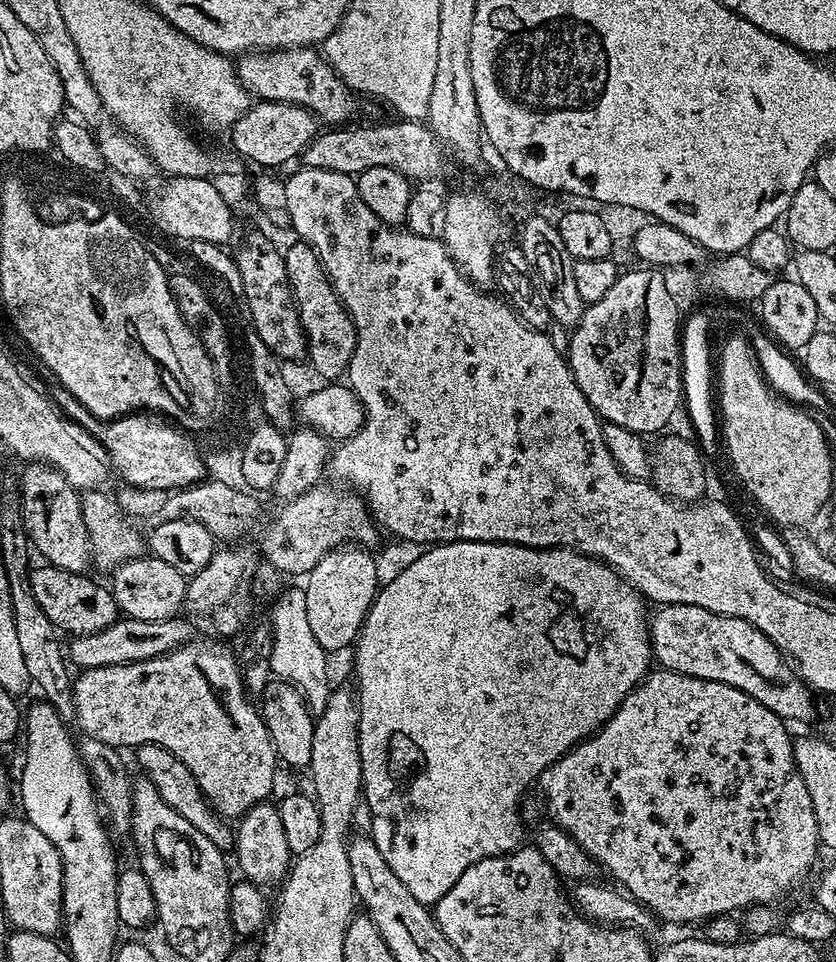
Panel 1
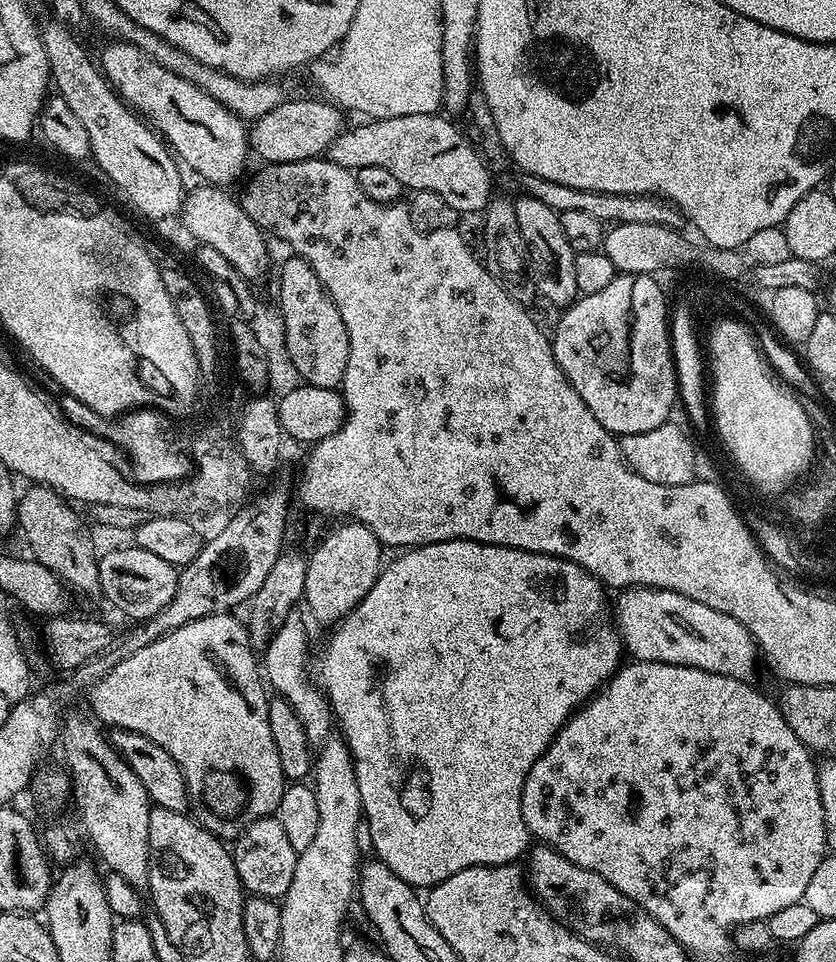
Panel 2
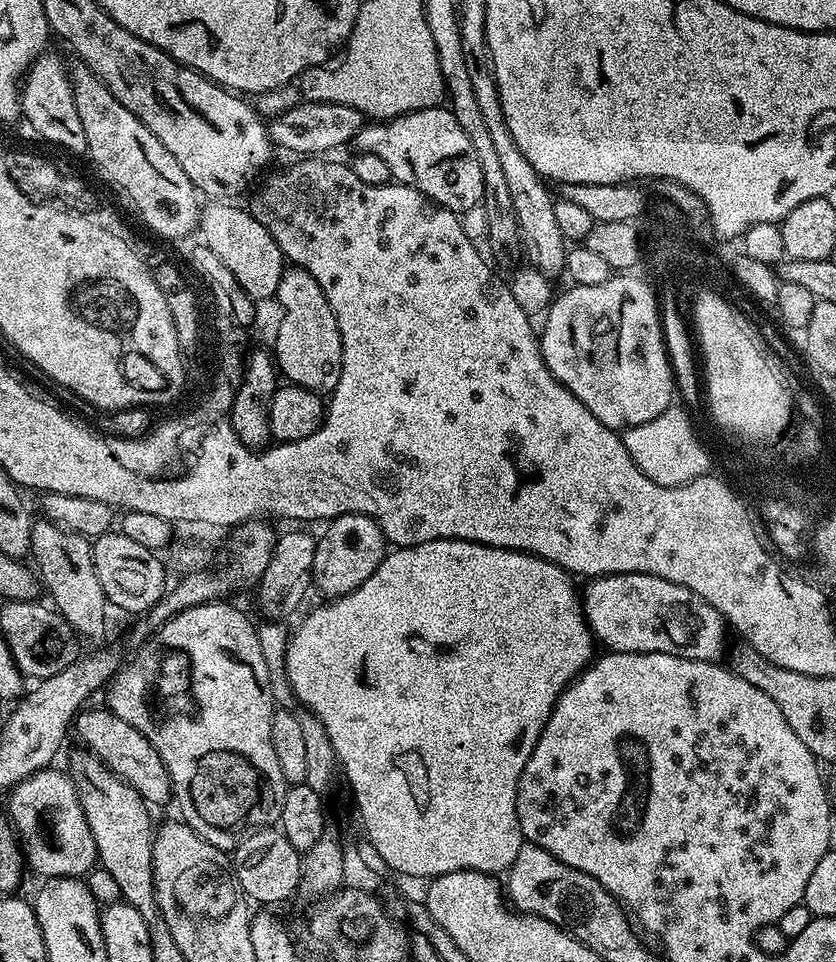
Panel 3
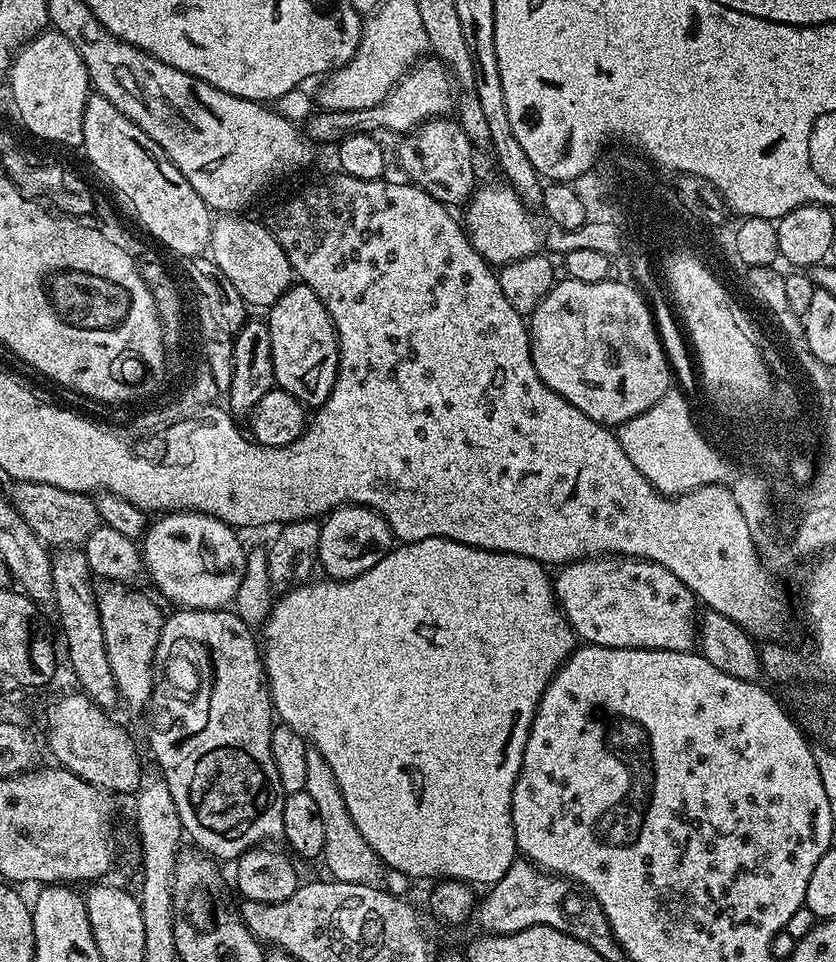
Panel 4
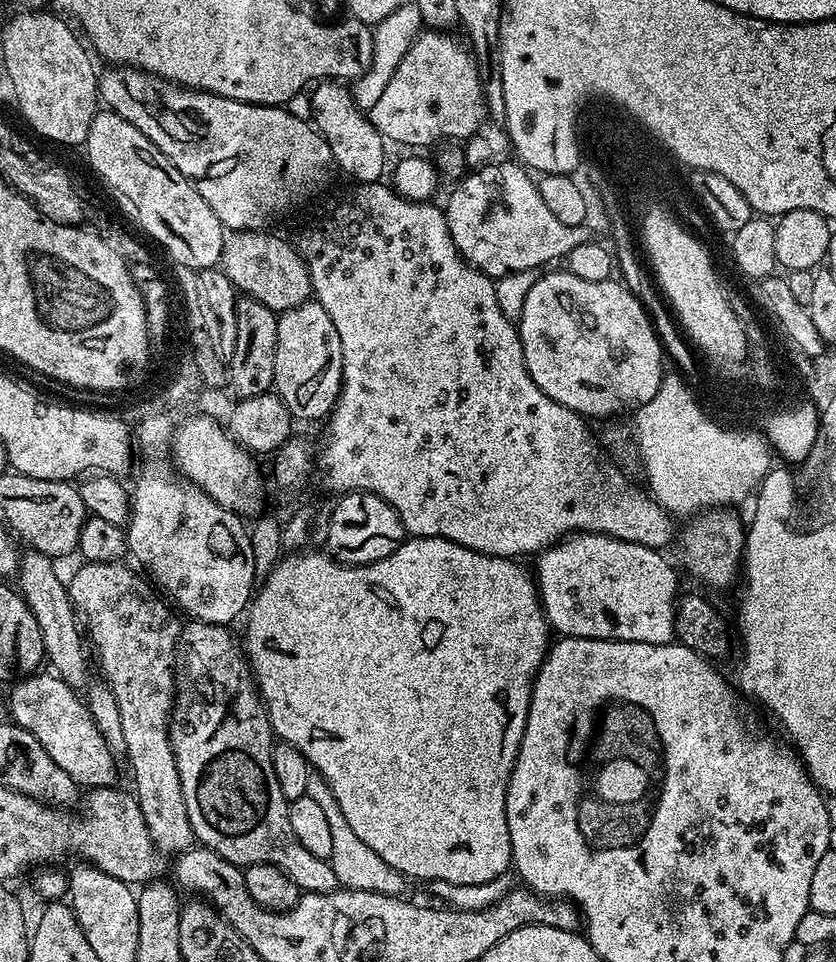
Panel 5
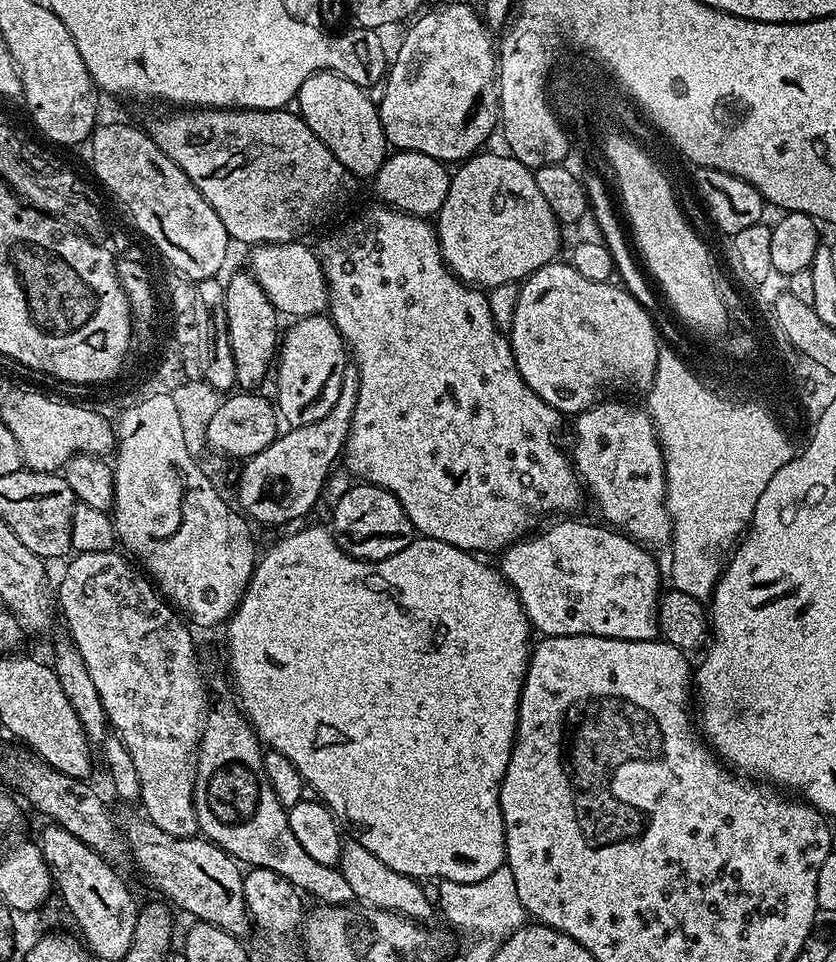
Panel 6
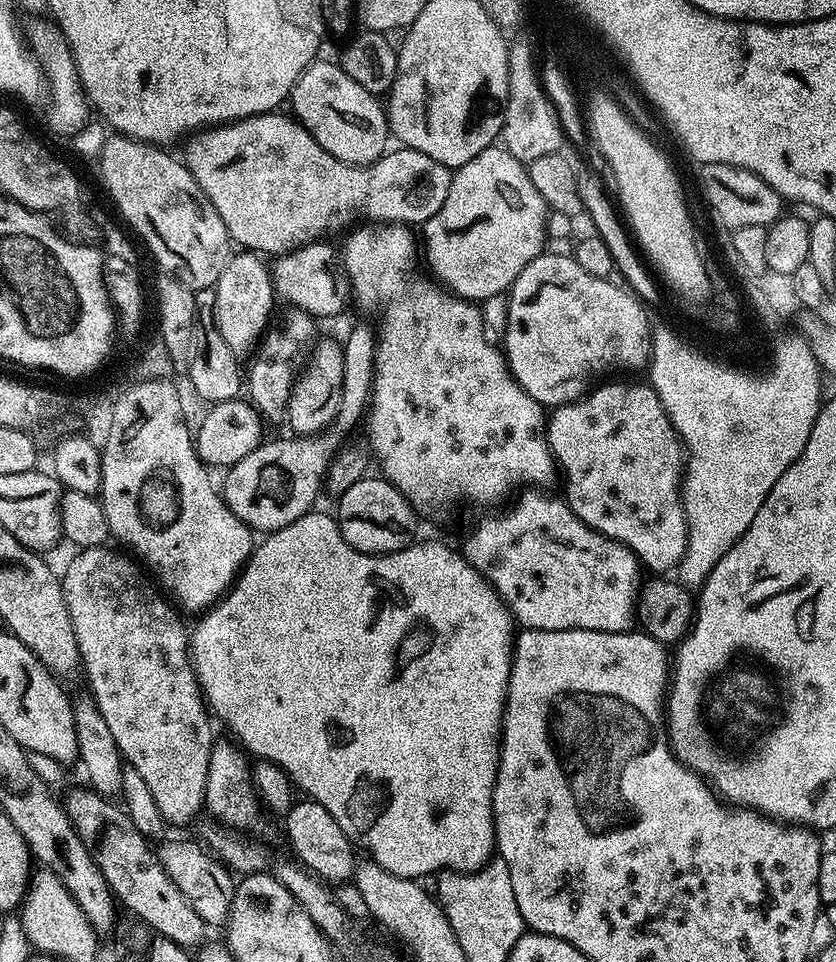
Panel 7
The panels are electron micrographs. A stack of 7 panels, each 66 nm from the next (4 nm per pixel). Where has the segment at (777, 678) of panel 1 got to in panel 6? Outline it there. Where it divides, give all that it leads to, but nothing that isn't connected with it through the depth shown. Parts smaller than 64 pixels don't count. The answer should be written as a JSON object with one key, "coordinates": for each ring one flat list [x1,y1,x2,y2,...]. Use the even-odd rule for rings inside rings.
{"coordinates":[[560,518,549,528,541,527,535,534,529,534,514,544,509,544,503,549,502,555,499,557,498,571,508,584,518,594,518,598,522,602,524,612,528,616,528,623,541,637,545,636,605,636,606,638,614,638,615,640,655,640,660,631,660,623,656,615,660,609,660,598,662,595,662,587,660,588,660,568,656,565,656,560,651,551,643,544,637,544,630,536,624,535,623,532,611,527,605,526,603,523,587,524,584,520,576,520,580,518]]}

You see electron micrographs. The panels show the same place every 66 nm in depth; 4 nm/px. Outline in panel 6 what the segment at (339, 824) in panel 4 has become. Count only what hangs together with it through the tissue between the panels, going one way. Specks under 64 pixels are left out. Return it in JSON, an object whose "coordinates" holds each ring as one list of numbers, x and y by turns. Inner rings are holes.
{"coordinates":[[348,838,343,841,338,867,342,877,346,878,351,887,355,899,359,903,367,904,369,908,385,908,417,922,427,921,427,916,434,912,433,901,428,901,427,894,416,885,419,883,413,877,403,876,398,870,386,866,386,862,379,860,357,840]]}

